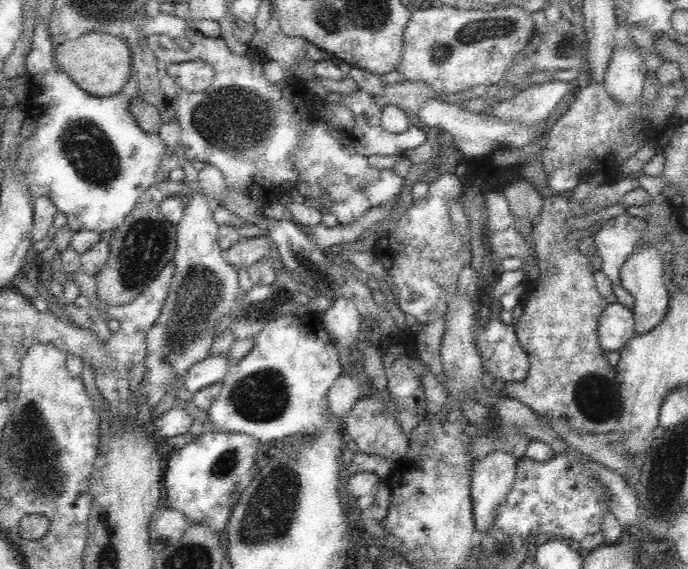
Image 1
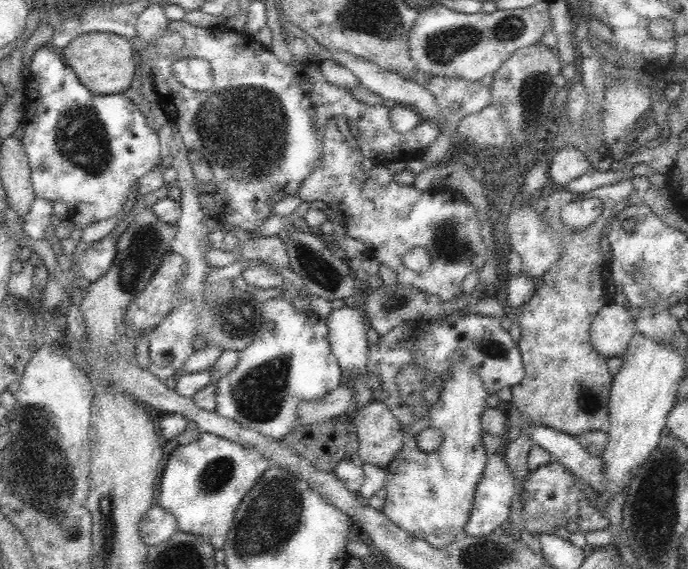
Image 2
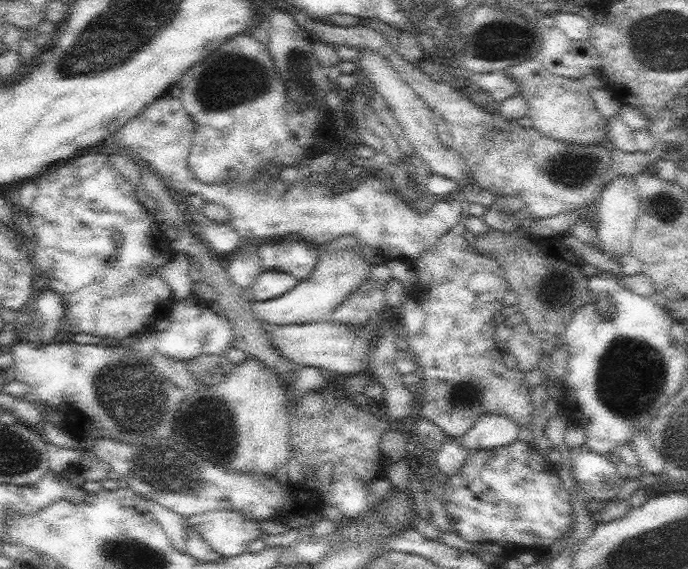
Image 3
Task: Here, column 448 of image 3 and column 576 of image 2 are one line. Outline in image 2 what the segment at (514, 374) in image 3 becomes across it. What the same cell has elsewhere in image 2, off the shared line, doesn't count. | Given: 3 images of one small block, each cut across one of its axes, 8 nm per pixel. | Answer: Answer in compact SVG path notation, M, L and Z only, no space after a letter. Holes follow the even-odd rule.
M624 179L616 184L601 186L590 191L590 196L602 199L603 209L600 216L590 226L582 230L566 233L563 240L563 255L552 265L542 277L542 285L538 286L533 297L520 308L512 312L512 317L522 328L522 336L517 346L524 362L525 376L520 384L514 385L512 389L512 400L510 405L518 407L521 413L523 427L518 437L510 441L505 453L505 461L514 478L515 496L512 498L509 510L509 522L511 528L524 530L526 520L523 511L522 493L524 493L524 482L530 474L528 469L528 455L533 447L530 438L530 429L537 426L552 427L558 432L576 437L586 430L603 430L609 422L609 393L613 376L607 368L608 358L601 356L593 350L590 339L590 328L598 311L606 305L606 294L604 294L604 281L602 279L602 268L604 268L604 256L600 253L600 238L604 234L604 225L608 218L614 217L612 208L632 192L632 183Z

